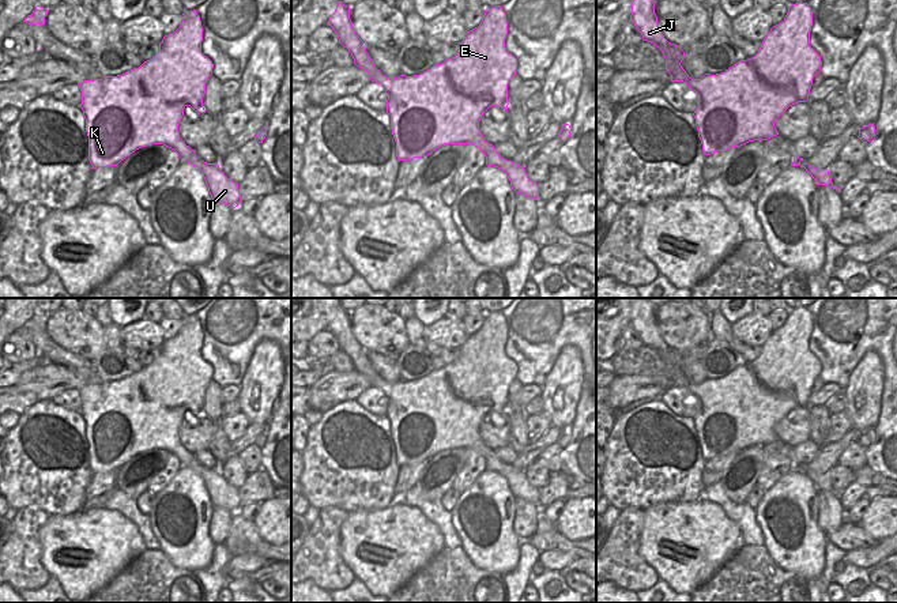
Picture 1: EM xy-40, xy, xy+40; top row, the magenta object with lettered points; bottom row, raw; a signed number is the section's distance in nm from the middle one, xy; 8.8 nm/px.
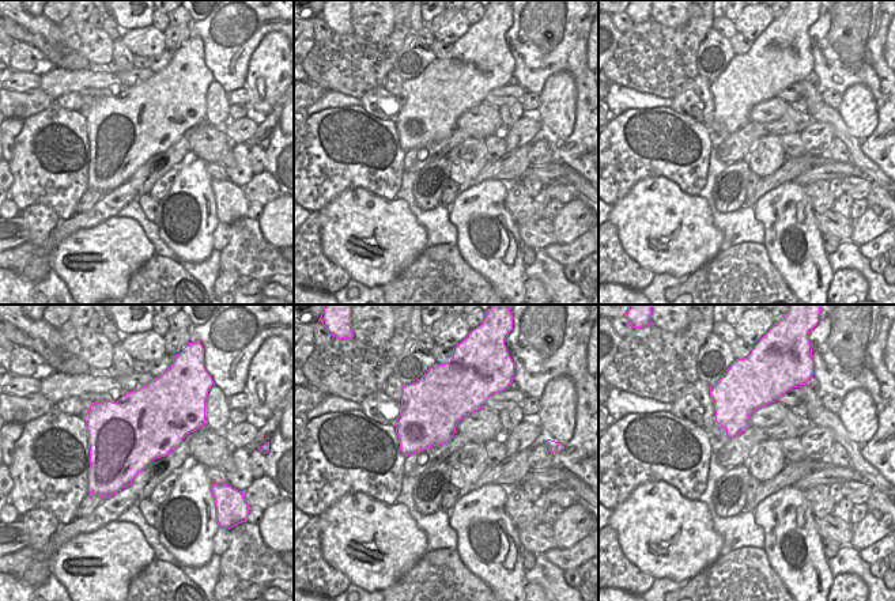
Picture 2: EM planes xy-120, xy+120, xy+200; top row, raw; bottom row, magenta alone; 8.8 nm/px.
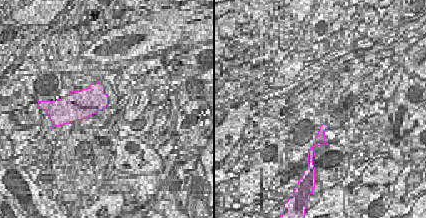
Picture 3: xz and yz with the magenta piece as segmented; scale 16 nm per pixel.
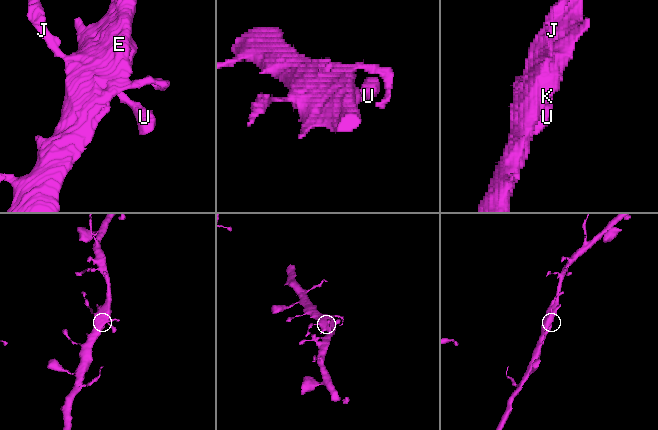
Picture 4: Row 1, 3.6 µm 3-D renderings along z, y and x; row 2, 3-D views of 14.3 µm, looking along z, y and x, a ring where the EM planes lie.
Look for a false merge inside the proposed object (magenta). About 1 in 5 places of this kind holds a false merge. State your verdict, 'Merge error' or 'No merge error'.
No merge error

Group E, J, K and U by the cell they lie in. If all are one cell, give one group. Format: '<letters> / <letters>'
E J K U

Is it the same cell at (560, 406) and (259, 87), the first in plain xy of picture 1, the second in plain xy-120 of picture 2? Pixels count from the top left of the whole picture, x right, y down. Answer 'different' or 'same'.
same

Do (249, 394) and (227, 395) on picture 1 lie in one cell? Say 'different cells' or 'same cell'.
different cells

